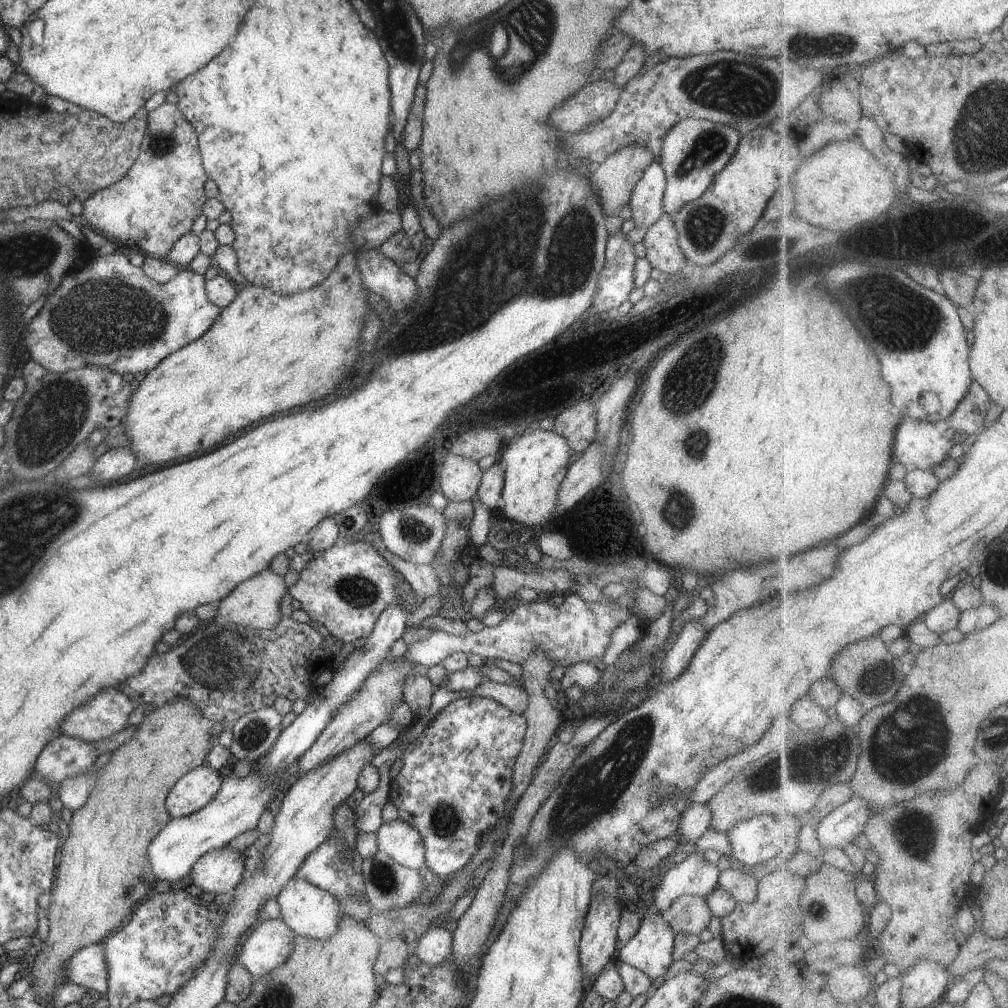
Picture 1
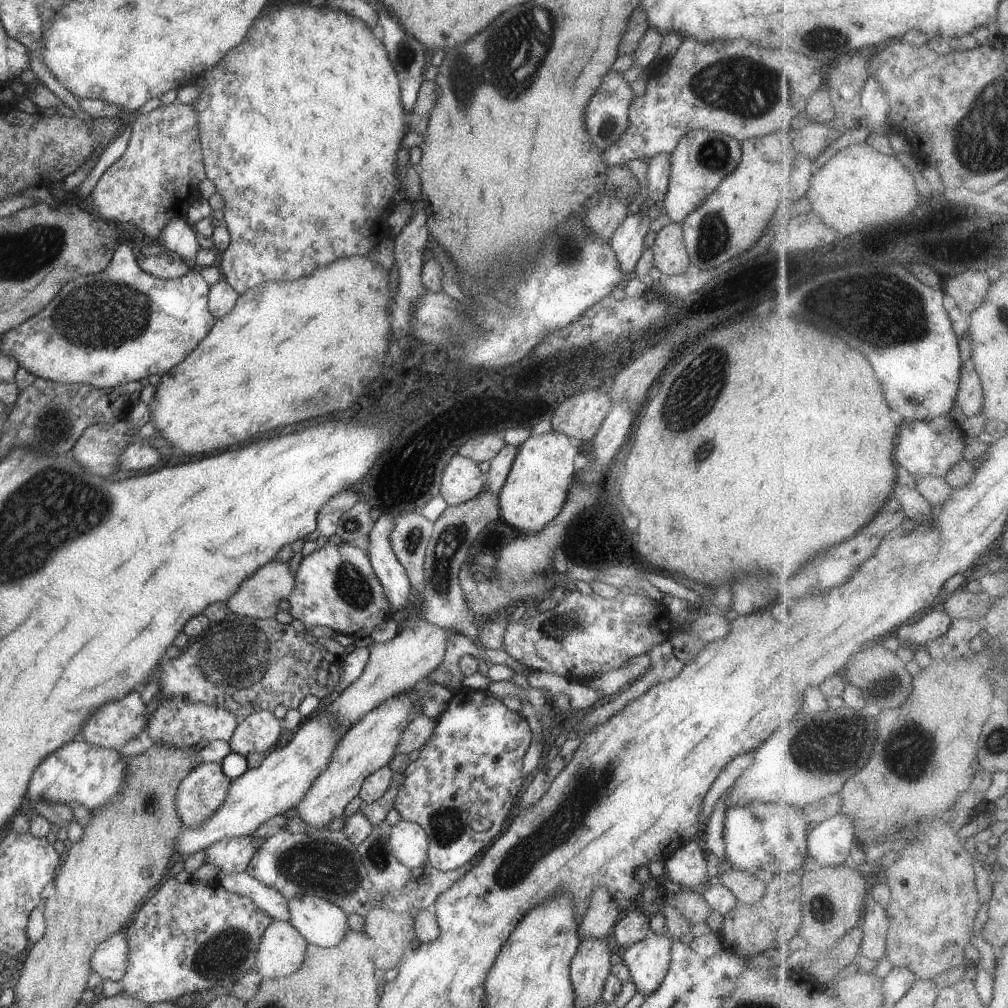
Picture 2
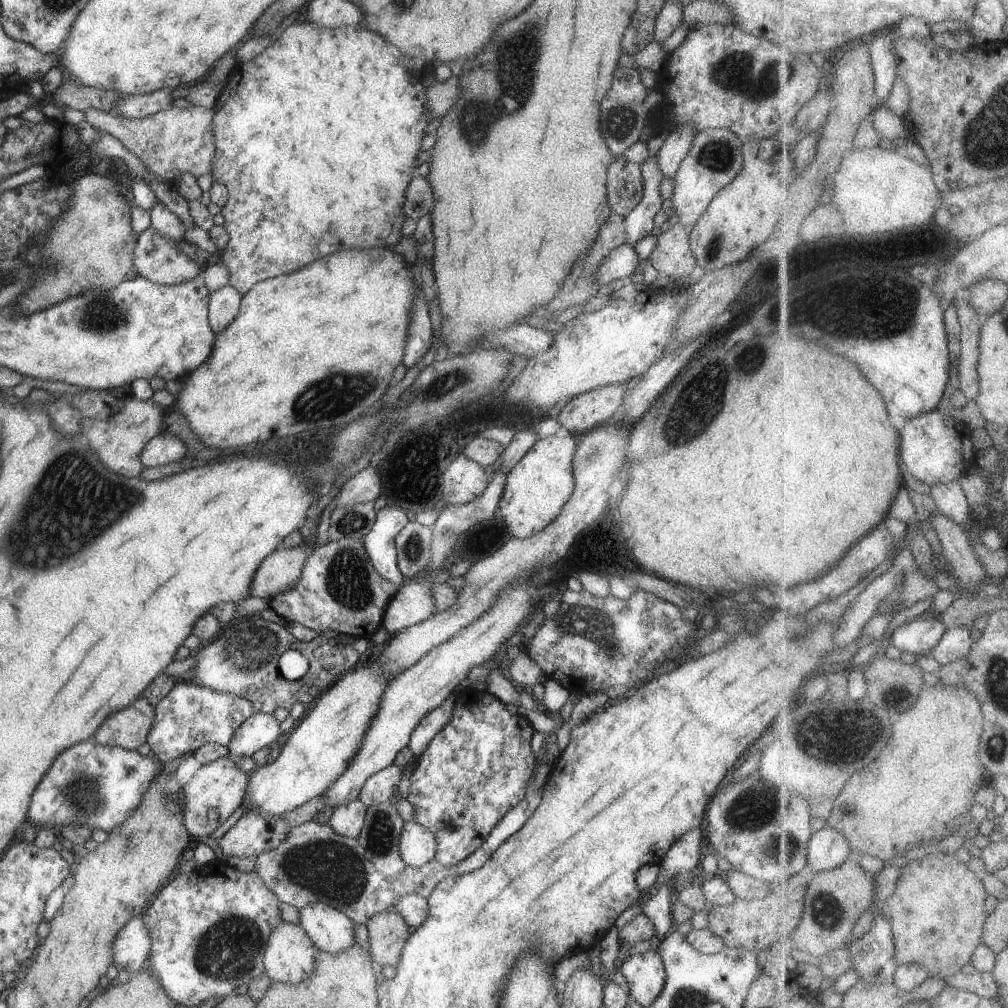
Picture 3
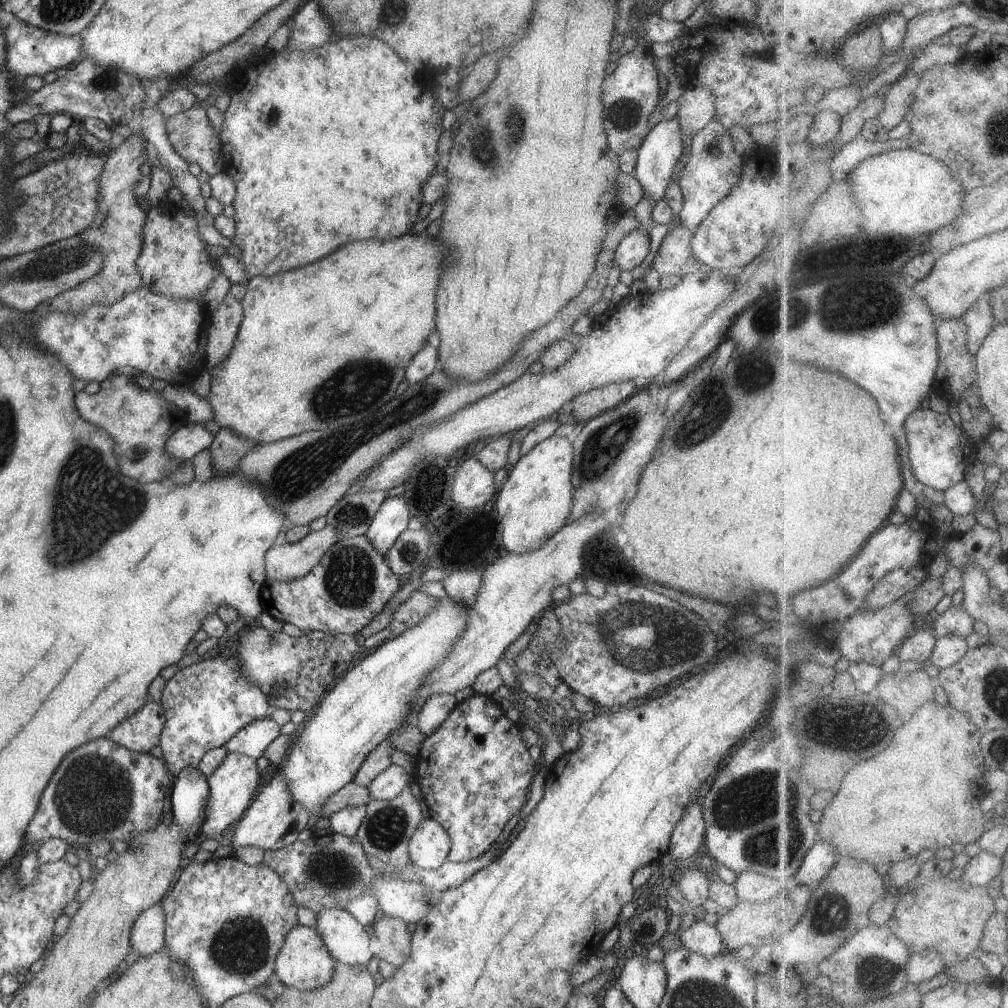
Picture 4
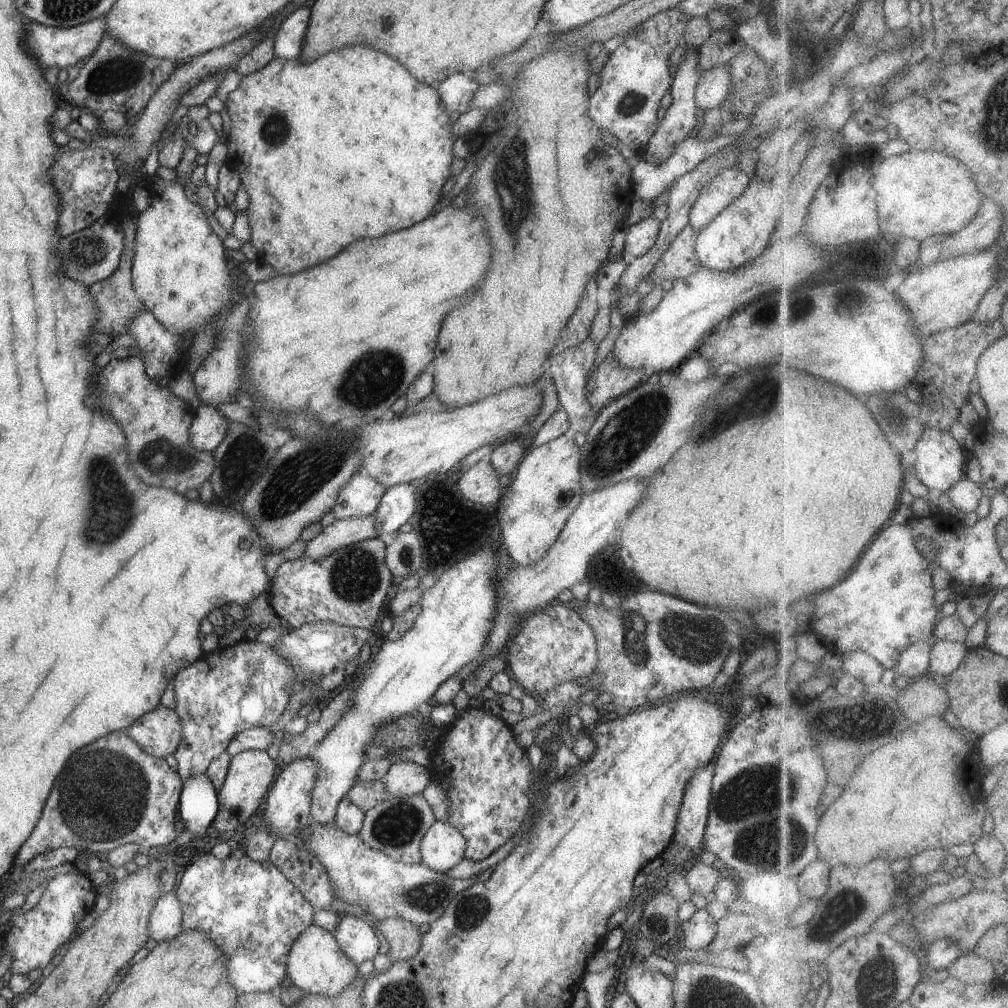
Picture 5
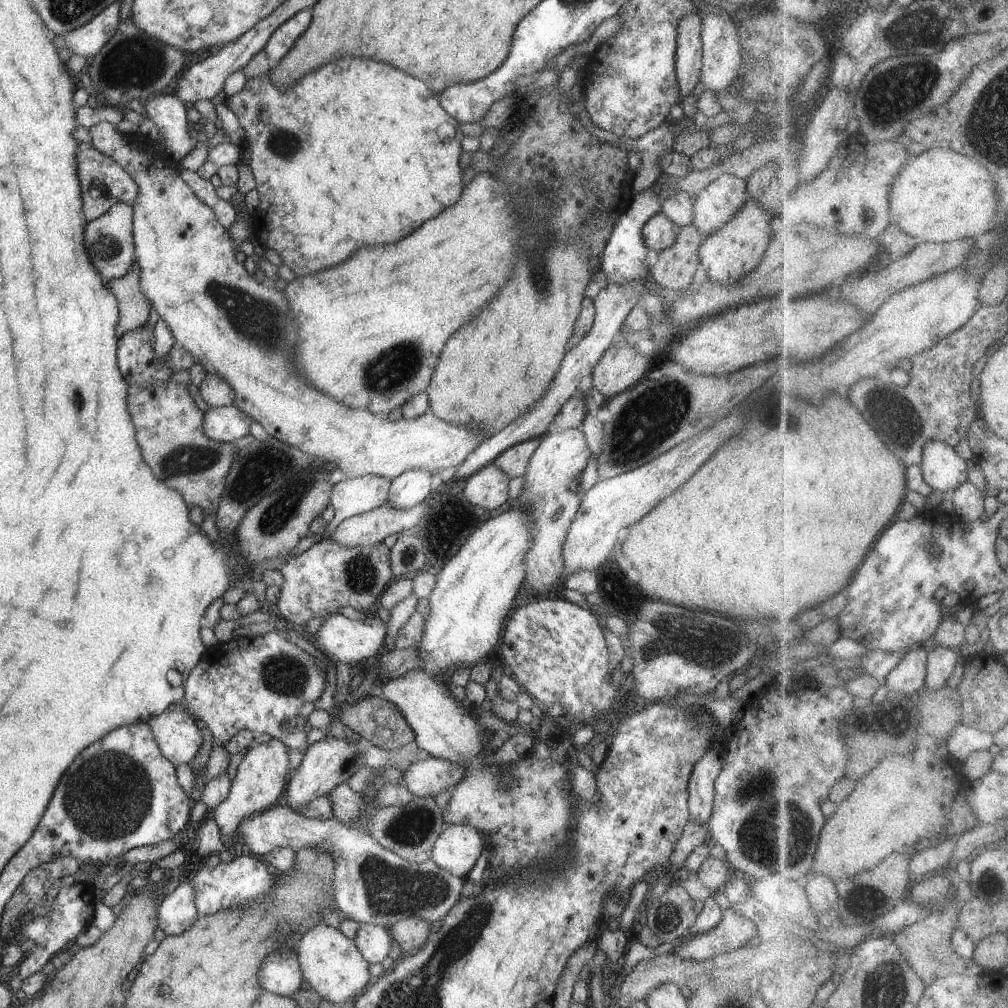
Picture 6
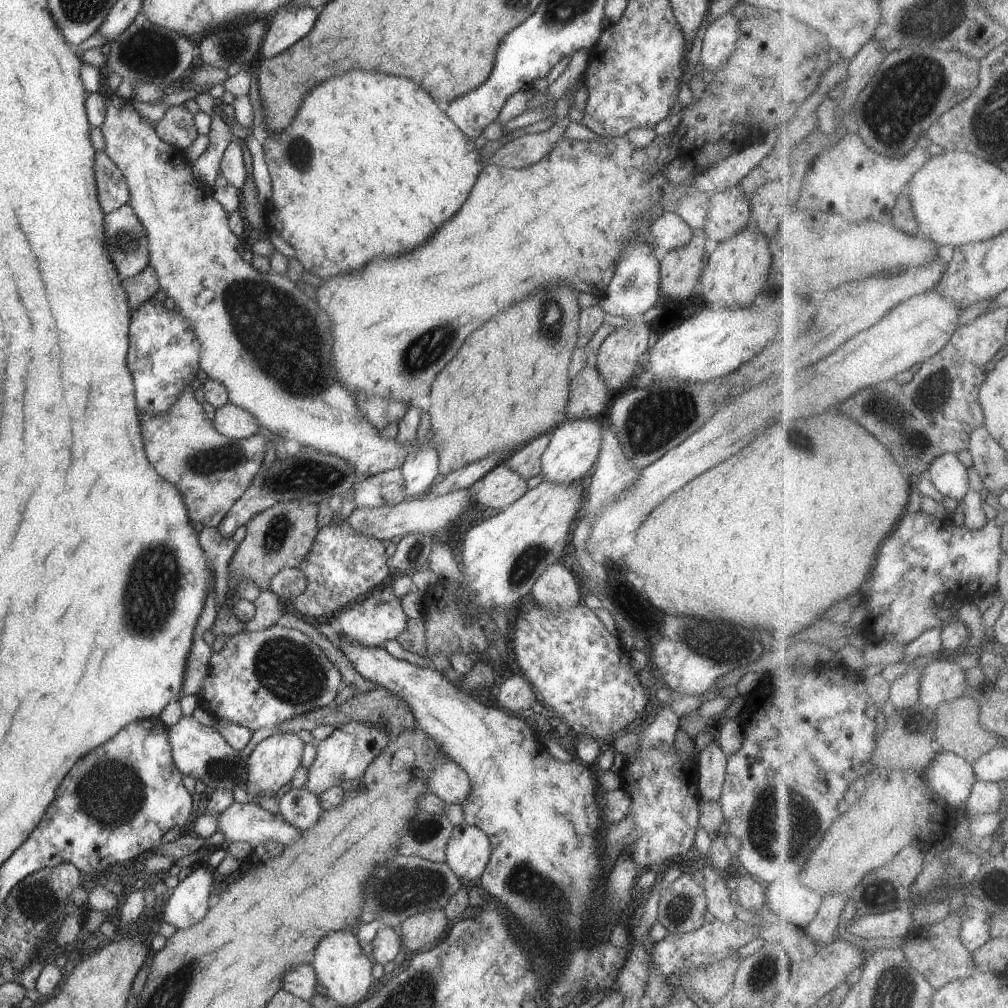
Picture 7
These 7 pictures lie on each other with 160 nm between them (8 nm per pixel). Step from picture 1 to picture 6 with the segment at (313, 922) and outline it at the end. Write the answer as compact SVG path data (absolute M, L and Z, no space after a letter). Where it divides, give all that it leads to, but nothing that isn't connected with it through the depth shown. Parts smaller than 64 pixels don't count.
M363 923L358 929L354 942L362 956L370 964L376 964L381 963L390 954L392 939L388 926Z

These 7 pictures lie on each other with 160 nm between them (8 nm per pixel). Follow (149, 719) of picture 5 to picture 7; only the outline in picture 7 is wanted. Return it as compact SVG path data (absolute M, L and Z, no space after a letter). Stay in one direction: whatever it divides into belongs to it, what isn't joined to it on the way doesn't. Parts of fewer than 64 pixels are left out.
M182 716L176 724L167 727L167 733L174 764L184 777L202 780L214 791L228 789L233 792L236 786L246 788L249 771L247 758L241 758L240 751L232 748L214 727L200 723L193 716Z

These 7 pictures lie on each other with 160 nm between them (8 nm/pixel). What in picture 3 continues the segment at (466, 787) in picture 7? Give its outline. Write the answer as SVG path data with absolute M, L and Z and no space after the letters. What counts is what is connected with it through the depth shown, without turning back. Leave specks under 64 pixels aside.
M390 765L384 770L371 776L362 786L359 799L367 806L385 803L392 800L392 796L399 797L398 784L403 779L404 768L400 765Z

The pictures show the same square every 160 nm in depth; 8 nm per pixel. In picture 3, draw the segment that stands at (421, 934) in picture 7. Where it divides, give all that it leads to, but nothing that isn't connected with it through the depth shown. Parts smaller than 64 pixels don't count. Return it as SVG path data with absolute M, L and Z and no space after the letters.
M389 909L375 914L366 926L372 960L382 966L396 967L401 959L405 940L411 935L408 932L409 924L396 911Z

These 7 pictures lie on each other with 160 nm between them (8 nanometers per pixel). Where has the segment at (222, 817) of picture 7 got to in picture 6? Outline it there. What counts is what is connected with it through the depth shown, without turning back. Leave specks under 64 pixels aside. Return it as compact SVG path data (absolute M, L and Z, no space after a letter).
M279 803L242 819L237 831L242 836L242 842L259 858L278 847L288 847L295 851L302 847L316 847L332 855L336 876L332 883L332 894L336 898L336 906L346 919L361 924L384 927L409 916L429 923L436 922L443 920L461 900L466 879L451 875L431 858L423 864L400 858L366 832L347 826L334 816L328 820L309 819L292 810L288 804Z

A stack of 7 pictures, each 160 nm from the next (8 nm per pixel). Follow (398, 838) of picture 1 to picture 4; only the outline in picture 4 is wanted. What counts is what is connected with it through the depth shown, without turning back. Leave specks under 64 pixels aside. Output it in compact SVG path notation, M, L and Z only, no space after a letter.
M430 818L418 824L408 842L411 864L422 869L438 869L448 860L450 836L446 830Z

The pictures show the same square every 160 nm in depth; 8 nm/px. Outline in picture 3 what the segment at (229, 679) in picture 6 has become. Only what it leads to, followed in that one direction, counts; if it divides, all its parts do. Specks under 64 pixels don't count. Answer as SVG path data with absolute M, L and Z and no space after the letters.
M180 681L155 706L155 719L147 736L148 746L150 746L152 754L165 766L167 762L178 760L184 754L194 754L203 744L216 743L226 747L230 740L232 740L236 728L245 720L248 720L248 717L254 713L254 705L243 696L219 693L211 688L200 686L194 681Z

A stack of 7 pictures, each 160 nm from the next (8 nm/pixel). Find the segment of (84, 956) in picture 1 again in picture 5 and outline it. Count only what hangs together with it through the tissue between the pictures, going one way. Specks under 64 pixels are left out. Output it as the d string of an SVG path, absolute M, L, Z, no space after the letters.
M174 890L160 897L151 912L148 934L154 945L172 940L183 931L183 908Z

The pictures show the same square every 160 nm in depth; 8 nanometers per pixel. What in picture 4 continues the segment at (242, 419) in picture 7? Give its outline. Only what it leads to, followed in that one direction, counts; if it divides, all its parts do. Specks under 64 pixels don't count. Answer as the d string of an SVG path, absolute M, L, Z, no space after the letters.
M193 423L182 426L166 441L166 450L174 458L186 461L208 450L215 437L212 424Z

